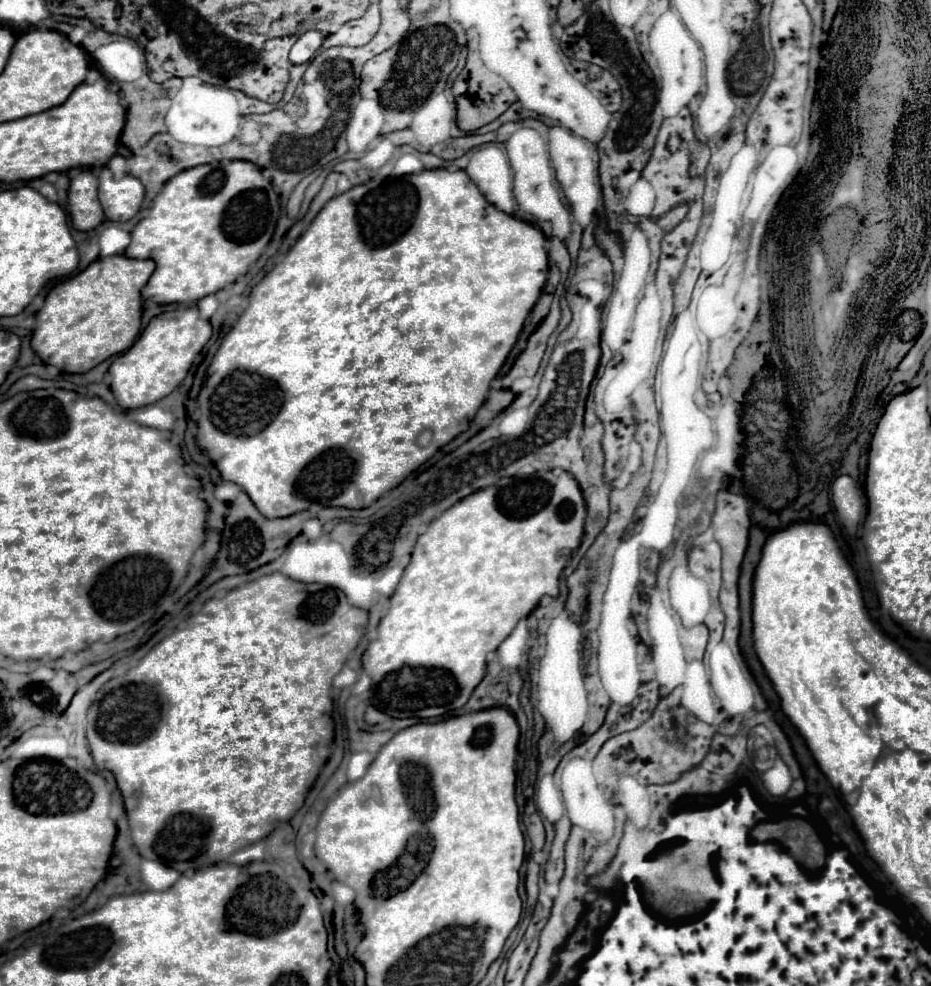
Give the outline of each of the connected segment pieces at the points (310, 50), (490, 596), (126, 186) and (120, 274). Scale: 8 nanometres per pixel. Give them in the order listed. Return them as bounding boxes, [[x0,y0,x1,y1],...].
[[289,31,325,65],[361,471,585,719],[97,167,143,221],[31,255,155,373]]

